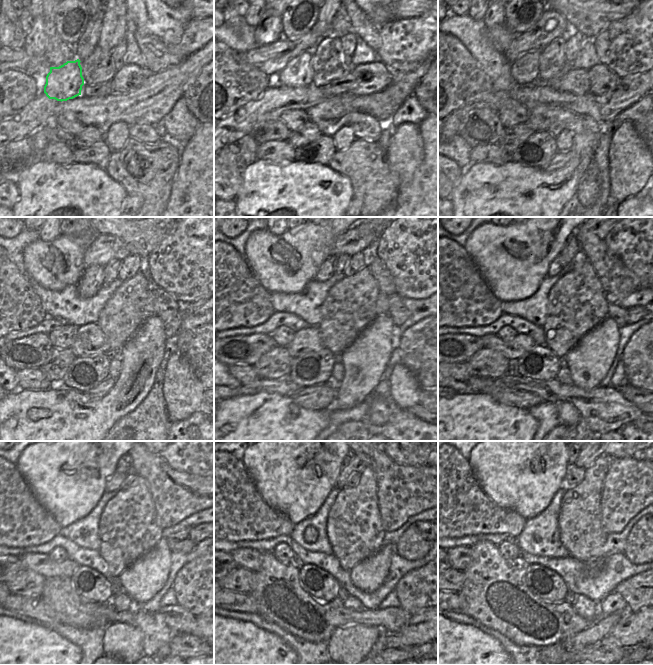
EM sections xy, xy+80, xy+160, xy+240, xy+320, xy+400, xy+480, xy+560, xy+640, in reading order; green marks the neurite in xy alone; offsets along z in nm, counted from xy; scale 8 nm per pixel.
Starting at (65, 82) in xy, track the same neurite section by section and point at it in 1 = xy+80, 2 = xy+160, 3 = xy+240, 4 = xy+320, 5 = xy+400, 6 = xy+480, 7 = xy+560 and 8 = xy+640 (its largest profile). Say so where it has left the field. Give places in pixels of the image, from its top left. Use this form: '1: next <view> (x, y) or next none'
1: next xy+80 (298, 72)
2: next xy+160 (524, 70)
3: next xy+240 (92, 279)
4: next xy+320 (326, 270)
5: next xy+400 (555, 267)
6: next xy+480 (113, 484)
7: next xy+560 (361, 461)
8: next xy+640 (585, 461)

